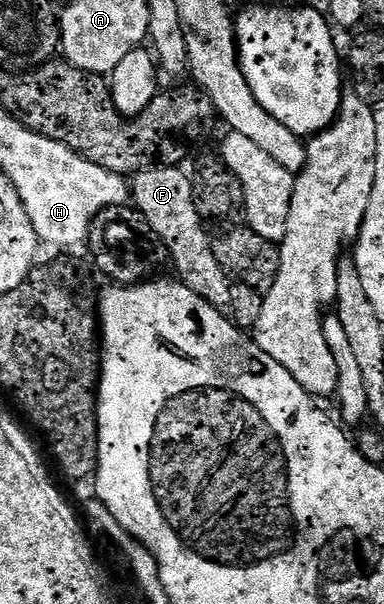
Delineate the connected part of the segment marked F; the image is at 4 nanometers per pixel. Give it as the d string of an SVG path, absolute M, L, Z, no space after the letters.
M151 166L131 178L131 202L144 216L155 236L165 245L165 253L177 269L176 277L195 296L203 296L207 304L225 312L231 304L233 282L228 272L215 260L213 238L208 234L206 223L201 221L195 208L193 179L184 169L176 166Z

